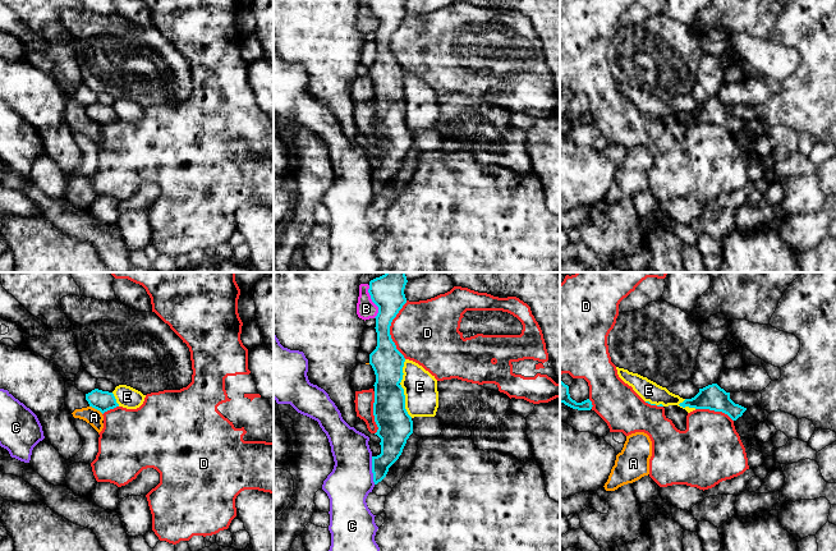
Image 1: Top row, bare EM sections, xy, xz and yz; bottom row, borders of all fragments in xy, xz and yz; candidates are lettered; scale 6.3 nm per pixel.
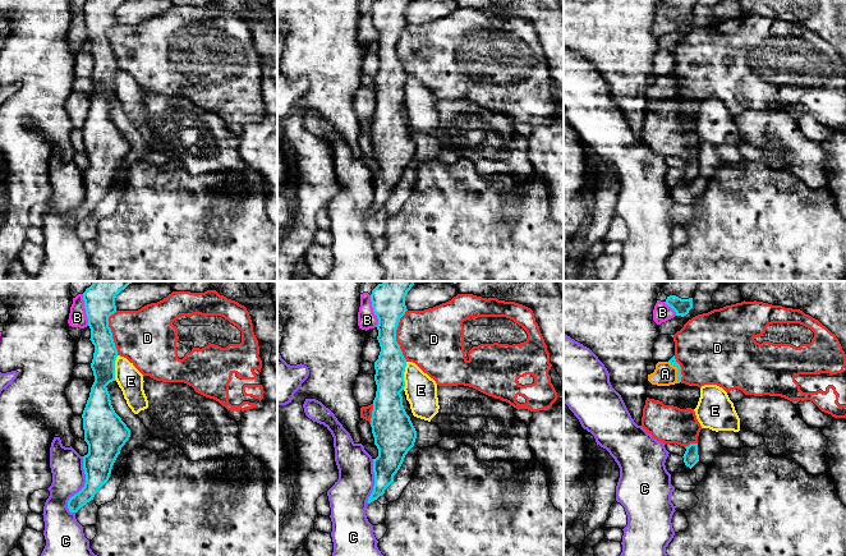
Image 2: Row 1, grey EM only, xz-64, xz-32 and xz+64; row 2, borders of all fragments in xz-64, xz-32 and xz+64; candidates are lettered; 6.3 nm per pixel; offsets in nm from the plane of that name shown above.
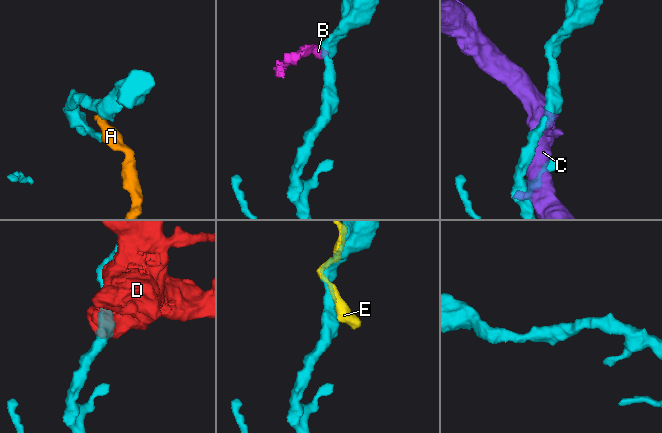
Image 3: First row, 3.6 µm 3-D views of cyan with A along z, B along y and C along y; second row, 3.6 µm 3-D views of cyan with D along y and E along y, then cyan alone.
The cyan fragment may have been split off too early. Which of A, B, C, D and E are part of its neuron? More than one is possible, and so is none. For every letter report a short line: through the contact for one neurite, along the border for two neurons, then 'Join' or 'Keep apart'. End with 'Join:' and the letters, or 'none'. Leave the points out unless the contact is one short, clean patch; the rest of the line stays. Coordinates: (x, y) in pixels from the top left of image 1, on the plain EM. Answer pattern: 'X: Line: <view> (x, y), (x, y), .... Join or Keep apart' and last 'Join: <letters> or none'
A: Line: xy (90, 119), (102, 127). Keep apart
B: Line: xz (368, 0), (371, 14), (377, 21), (375, 31). Keep apart
C: Keep apart
D: Keep apart
E: Keep apart
Join: none

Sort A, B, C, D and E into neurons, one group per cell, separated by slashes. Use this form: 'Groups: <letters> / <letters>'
Groups: A / B / C / D / E

